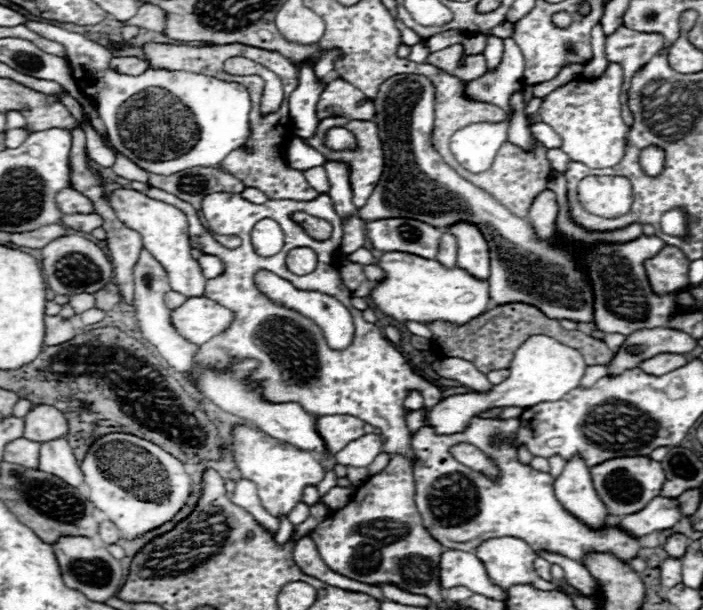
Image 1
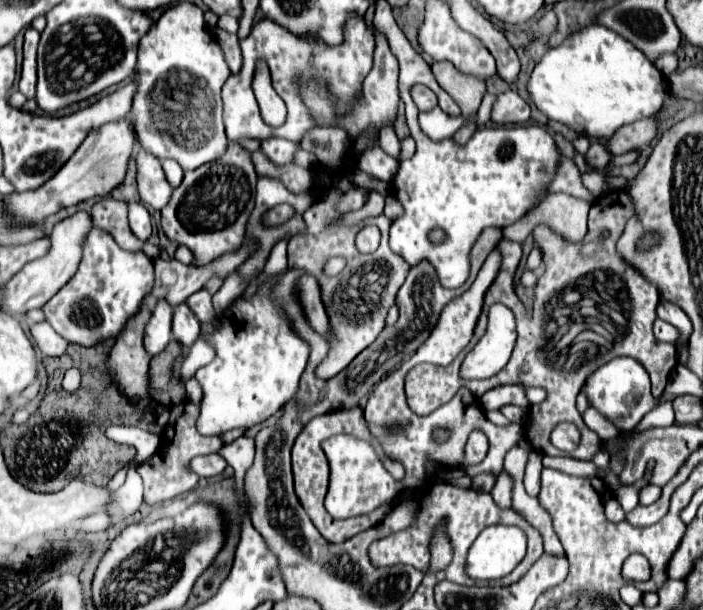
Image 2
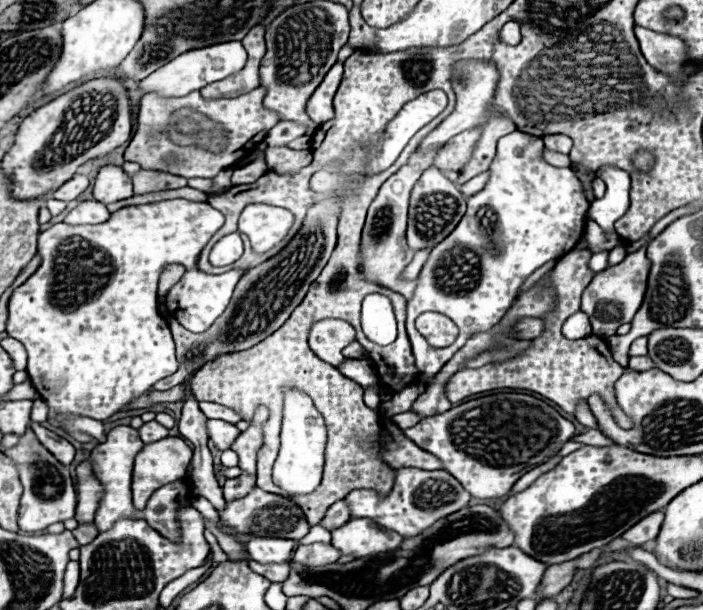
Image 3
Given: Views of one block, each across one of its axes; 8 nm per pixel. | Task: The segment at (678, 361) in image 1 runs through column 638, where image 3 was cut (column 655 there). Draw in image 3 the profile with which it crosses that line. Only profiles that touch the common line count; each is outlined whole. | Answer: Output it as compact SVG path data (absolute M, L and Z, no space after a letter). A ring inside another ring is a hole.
M632 356L628 366L630 366L632 370L640 370L640 372L646 372L646 370L656 368L656 364L654 364L654 362L652 362L648 356Z

